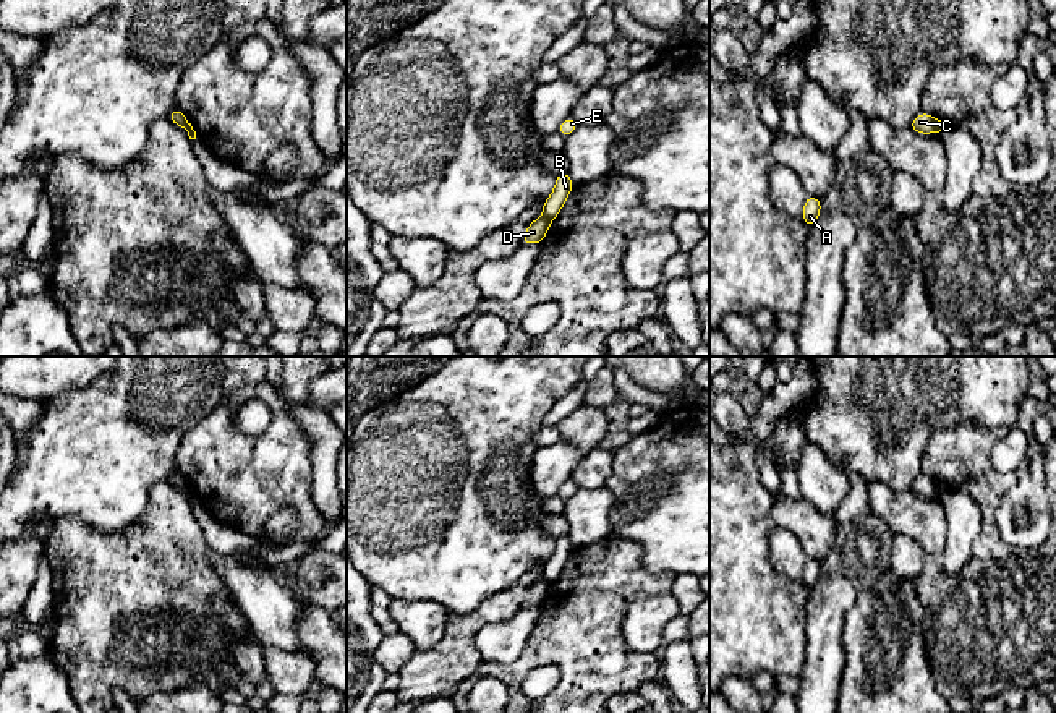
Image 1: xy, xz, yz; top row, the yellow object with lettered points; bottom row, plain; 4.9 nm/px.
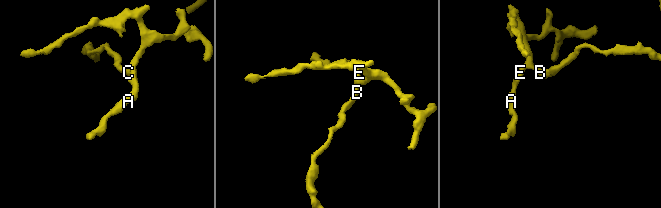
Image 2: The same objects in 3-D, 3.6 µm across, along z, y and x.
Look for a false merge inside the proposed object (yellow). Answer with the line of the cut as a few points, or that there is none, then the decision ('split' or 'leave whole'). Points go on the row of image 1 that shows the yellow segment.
xz (545, 214), (551, 219) | split

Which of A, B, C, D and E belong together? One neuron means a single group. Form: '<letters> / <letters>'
A B C E / D

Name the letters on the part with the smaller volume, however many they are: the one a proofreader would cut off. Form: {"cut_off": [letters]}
{"cut_off": ["A", "B", "C", "E"]}

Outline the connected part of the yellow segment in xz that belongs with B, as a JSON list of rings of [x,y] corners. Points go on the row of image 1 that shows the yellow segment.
[[[568,172],[556,175],[554,190],[551,196],[543,203],[543,214],[547,219],[552,220],[559,216],[573,186],[575,185]]]

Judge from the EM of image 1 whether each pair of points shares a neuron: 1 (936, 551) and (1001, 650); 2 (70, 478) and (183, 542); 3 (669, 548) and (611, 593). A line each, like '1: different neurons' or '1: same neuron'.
1: same neuron
2: different neurons
3: different neurons

